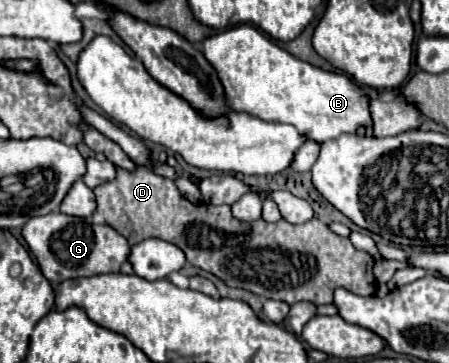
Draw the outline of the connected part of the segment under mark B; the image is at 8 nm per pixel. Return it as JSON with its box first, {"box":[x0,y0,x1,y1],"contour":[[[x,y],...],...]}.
{"box":[204,24,372,144],"contour":[[[242,24],[206,38],[204,56],[216,68],[236,112],[266,122],[294,124],[302,136],[316,144],[324,144],[346,132],[354,134],[360,126],[372,126],[370,96],[348,76],[326,72],[294,58],[254,26]]]}

